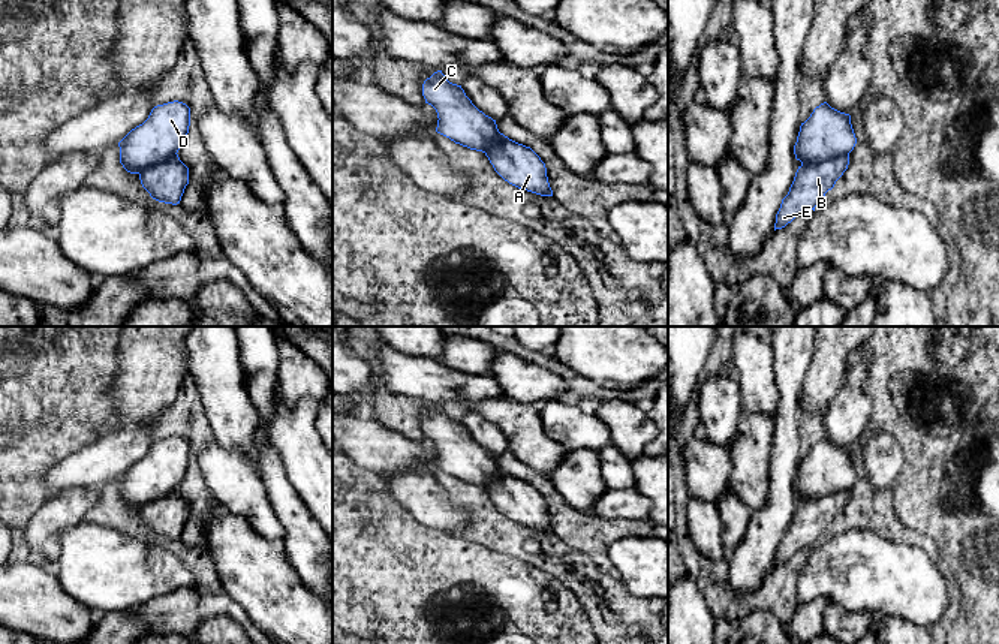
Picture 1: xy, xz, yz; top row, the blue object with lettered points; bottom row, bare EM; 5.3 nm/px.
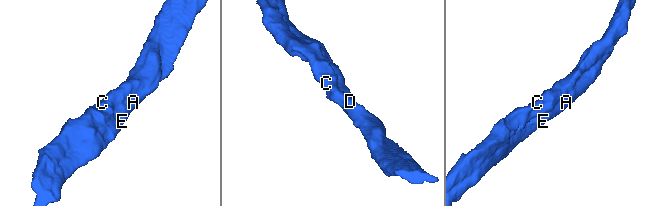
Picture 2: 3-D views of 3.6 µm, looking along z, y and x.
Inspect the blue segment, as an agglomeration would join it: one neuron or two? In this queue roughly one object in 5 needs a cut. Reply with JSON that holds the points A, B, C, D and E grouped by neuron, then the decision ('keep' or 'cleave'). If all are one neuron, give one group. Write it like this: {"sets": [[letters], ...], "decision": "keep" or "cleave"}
{"sets": [["A", "B", "C", "D", "E"]], "decision": "keep"}

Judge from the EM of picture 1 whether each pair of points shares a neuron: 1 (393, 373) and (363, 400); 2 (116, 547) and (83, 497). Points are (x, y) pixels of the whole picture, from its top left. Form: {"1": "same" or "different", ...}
{"1": "different", "2": "different"}

